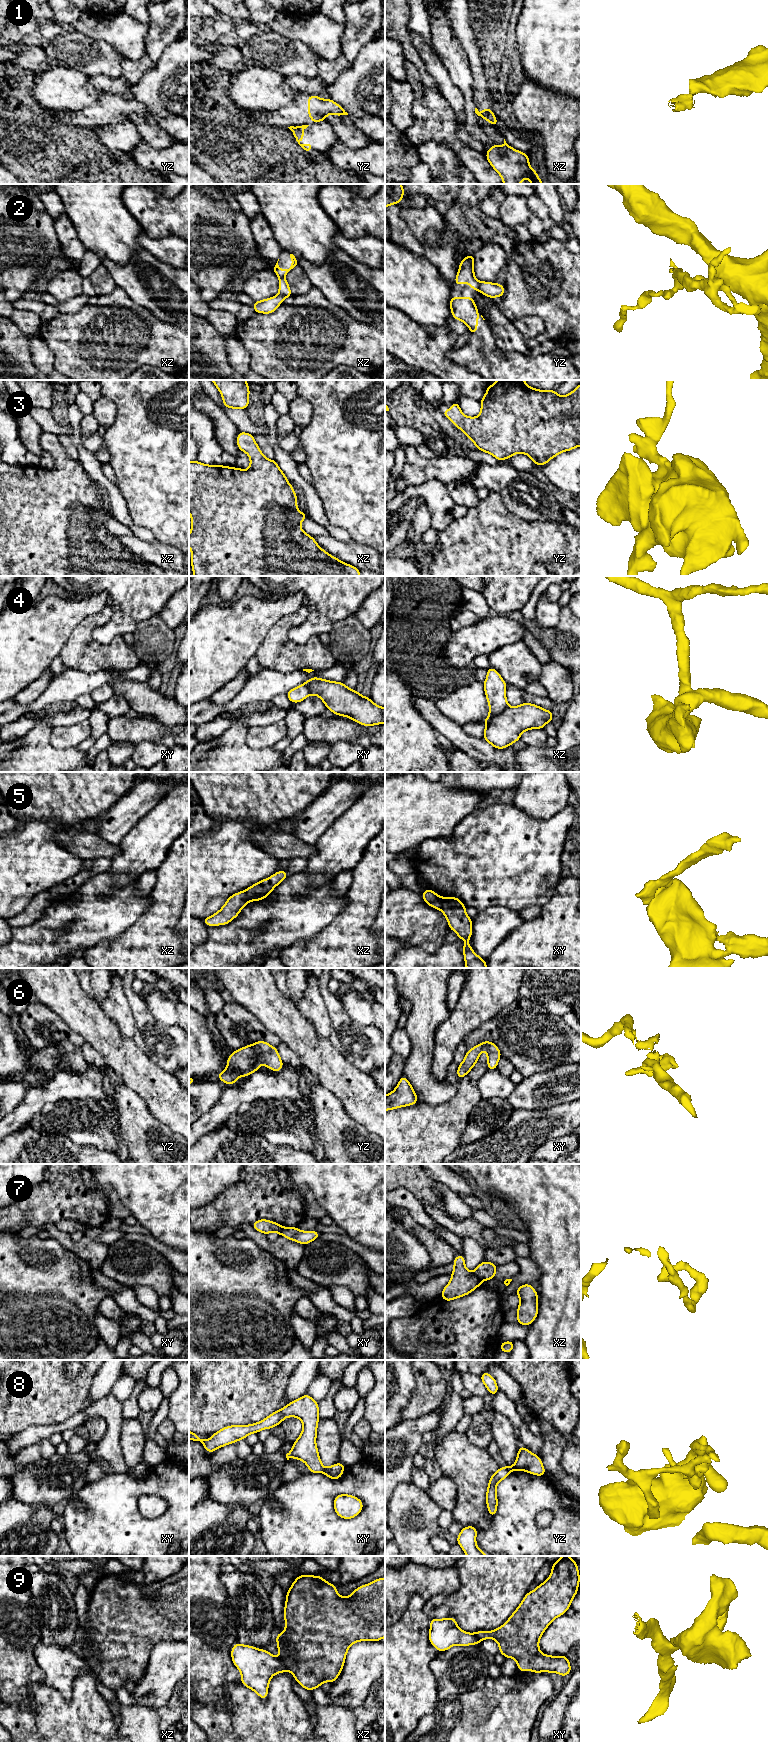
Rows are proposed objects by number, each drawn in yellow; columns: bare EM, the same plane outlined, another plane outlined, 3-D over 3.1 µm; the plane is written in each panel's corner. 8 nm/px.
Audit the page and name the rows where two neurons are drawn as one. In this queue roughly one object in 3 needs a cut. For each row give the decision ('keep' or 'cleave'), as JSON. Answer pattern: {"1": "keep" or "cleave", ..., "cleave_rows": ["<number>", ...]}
{"1": "cleave", "2": "cleave", "3": "keep", "4": "cleave", "5": "cleave", "6": "keep", "7": "cleave", "8": "cleave", "9": "cleave", "cleave_rows": ["1", "2", "4", "5", "7", "8", "9"]}

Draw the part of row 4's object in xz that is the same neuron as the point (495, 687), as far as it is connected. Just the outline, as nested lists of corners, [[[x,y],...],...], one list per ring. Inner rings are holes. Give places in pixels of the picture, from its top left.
[[[490,667],[487,669],[487,678],[483,685],[489,704],[489,716],[483,721],[487,726],[494,717],[500,715],[508,707],[506,699],[507,684],[499,672]]]

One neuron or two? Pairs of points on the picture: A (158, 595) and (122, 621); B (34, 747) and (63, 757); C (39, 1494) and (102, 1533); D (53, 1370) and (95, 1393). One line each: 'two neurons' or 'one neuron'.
A: one neuron
B: one neuron
C: two neurons
D: two neurons

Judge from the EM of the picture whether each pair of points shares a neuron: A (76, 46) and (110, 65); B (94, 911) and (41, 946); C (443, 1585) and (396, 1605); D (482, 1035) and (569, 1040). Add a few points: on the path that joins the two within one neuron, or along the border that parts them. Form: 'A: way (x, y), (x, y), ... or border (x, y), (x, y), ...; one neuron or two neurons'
A: way (84, 54), (90, 57), (102, 58); one neuron
B: way (81, 924), (67, 935), (54, 935); one neuron
C: way (431, 1585), (414, 1585), (406, 1593); one neuron
D: way (504, 1033), (525, 1033), (532, 1040), (547, 1040); one neuron

